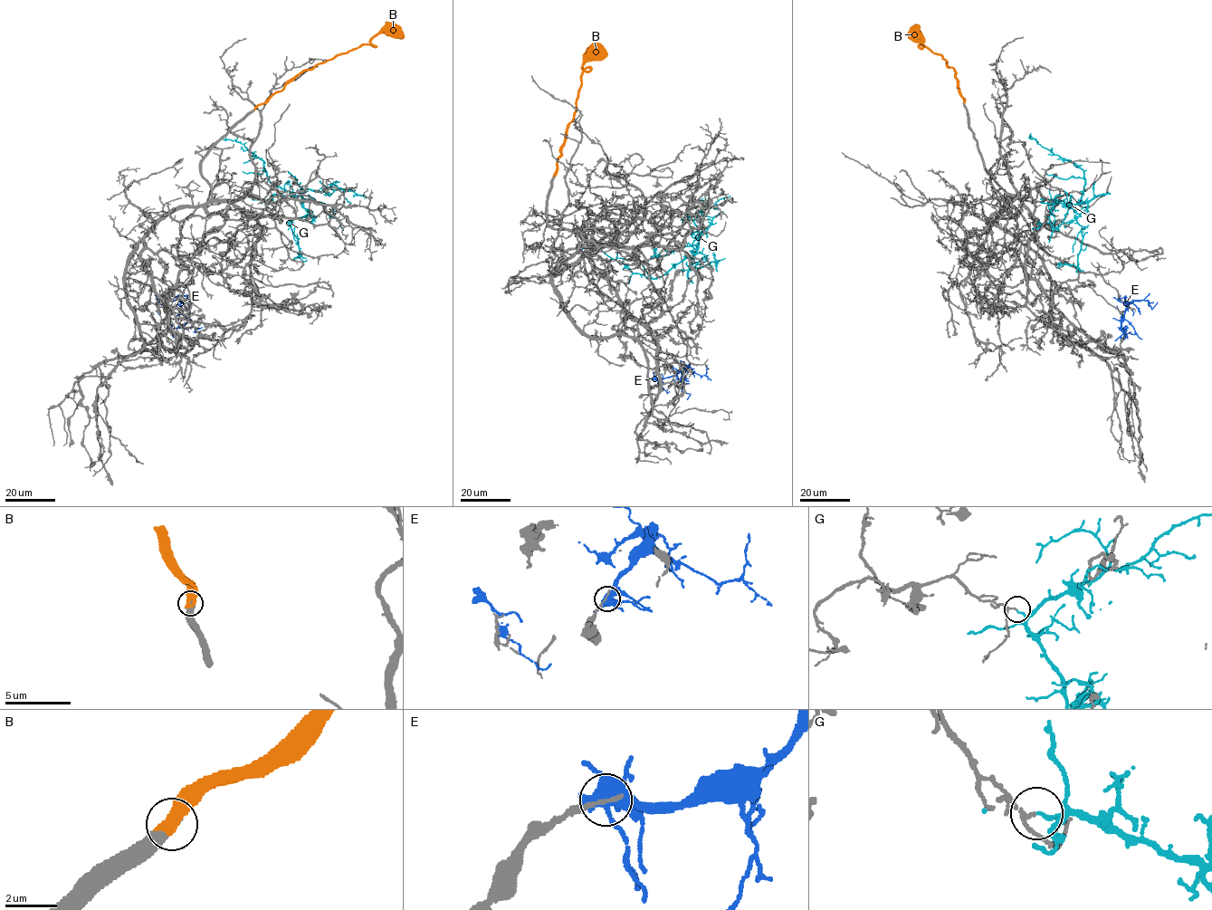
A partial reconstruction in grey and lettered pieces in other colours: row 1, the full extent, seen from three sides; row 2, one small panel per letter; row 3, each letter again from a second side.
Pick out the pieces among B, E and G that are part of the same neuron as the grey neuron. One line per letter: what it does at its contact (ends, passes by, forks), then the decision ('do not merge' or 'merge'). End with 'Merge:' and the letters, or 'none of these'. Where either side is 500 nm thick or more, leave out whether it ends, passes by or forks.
B: merge
E: it forks; do not merge
G: it ends; do not merge
Merge: B

